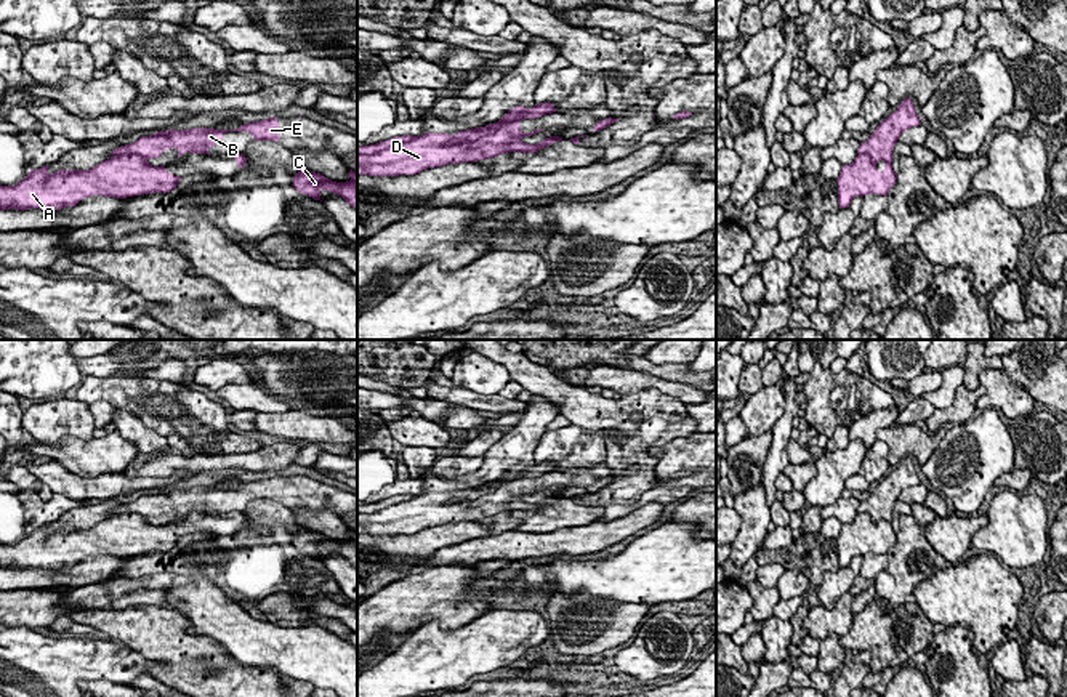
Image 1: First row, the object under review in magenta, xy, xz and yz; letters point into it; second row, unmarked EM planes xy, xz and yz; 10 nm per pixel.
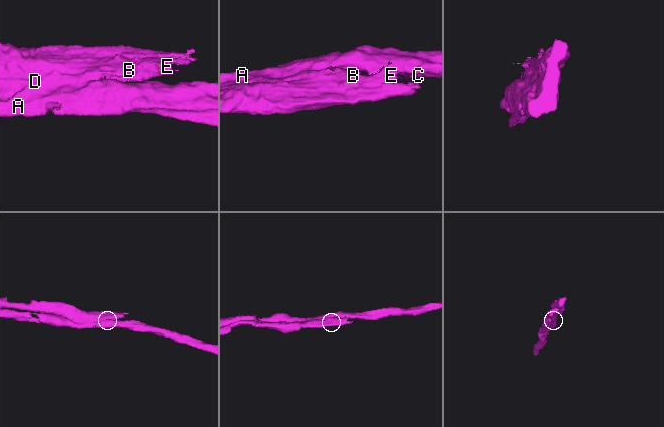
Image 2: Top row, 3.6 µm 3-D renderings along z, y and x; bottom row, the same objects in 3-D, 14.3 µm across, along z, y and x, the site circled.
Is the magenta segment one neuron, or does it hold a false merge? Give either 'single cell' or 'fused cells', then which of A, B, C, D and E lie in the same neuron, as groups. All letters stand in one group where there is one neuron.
fused cells | A C / B D E

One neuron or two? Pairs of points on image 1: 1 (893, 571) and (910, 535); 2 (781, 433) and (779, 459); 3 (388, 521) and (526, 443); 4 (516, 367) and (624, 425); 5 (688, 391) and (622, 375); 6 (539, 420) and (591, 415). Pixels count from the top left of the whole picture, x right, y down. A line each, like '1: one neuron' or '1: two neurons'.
1: one neuron
2: one neuron
3: two neurons
4: one neuron
5: one neuron
6: two neurons

